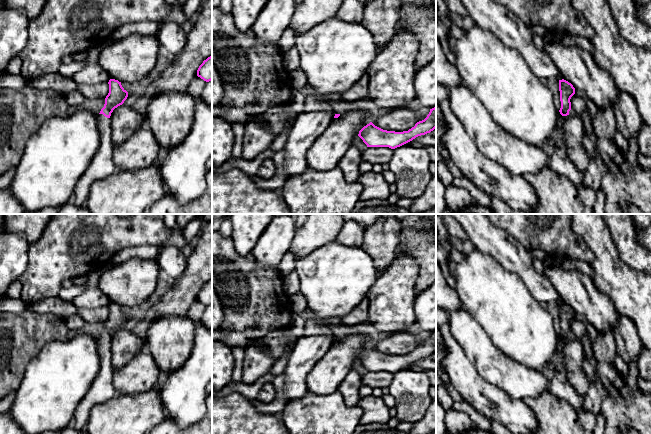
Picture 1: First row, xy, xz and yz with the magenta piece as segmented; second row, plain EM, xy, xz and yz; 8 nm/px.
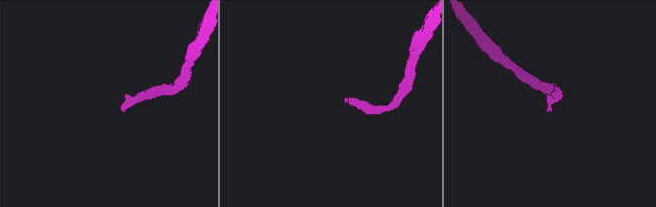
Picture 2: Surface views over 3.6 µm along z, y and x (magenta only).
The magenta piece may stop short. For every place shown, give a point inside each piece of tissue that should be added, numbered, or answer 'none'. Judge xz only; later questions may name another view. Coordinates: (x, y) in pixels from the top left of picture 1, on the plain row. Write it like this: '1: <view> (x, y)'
none

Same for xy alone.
1: xy (102, 390)

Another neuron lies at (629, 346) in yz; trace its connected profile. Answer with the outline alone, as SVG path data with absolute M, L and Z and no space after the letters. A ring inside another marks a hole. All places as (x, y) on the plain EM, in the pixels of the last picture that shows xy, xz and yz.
M619 315L613 331L617 346L617 354L628 364L637 363L642 349L642 342L638 337L635 323L624 315Z

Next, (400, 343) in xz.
M396 332L389 337L374 341L371 346L383 354L403 356L414 351L417 343L412 334Z

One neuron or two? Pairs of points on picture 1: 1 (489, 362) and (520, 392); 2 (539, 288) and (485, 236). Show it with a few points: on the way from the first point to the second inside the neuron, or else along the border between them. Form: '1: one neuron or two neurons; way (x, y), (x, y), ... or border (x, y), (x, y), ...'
1: one neuron; way (497, 369), (512, 384)
2: one neuron; way (527, 274), (499, 246)

